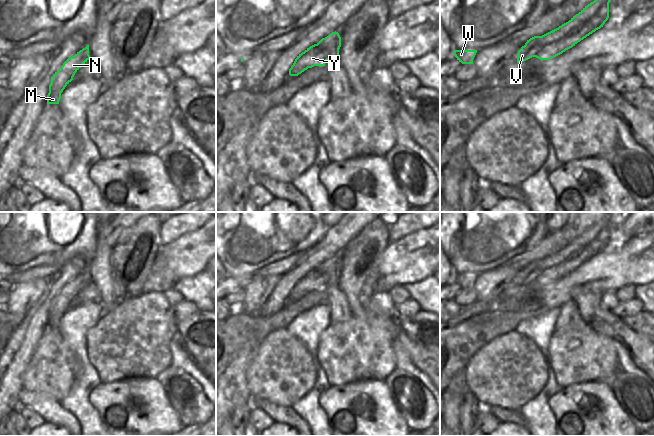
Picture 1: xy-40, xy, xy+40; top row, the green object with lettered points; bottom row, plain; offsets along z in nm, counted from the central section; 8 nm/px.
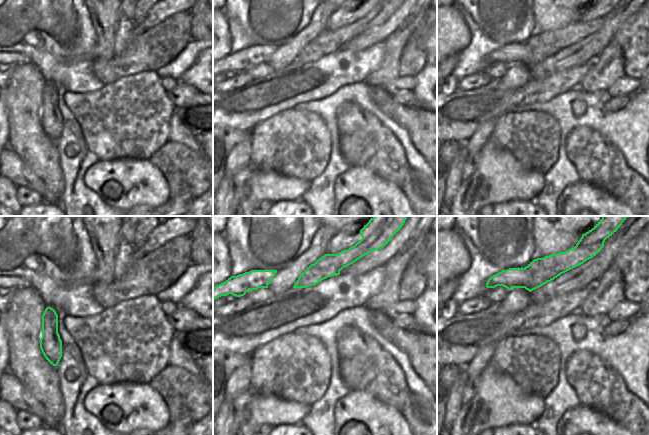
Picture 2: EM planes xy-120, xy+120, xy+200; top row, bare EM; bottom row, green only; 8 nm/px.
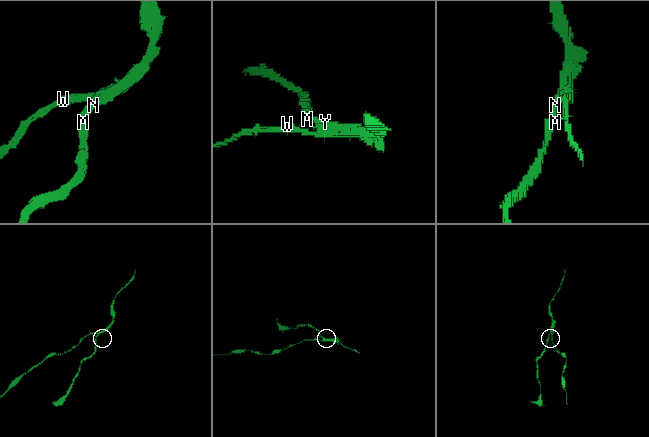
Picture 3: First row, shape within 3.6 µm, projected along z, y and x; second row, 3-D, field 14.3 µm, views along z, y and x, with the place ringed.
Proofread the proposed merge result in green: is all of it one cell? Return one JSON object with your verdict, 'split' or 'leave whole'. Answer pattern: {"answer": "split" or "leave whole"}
{"answer": "split"}

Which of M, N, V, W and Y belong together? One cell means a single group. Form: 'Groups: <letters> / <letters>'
Groups: M N V Y / W

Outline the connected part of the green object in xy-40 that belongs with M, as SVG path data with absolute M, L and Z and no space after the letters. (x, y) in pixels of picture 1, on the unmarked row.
M89 269L68 282L51 301L47 328L59 328L61 317L73 304L75 297L90 283Z

